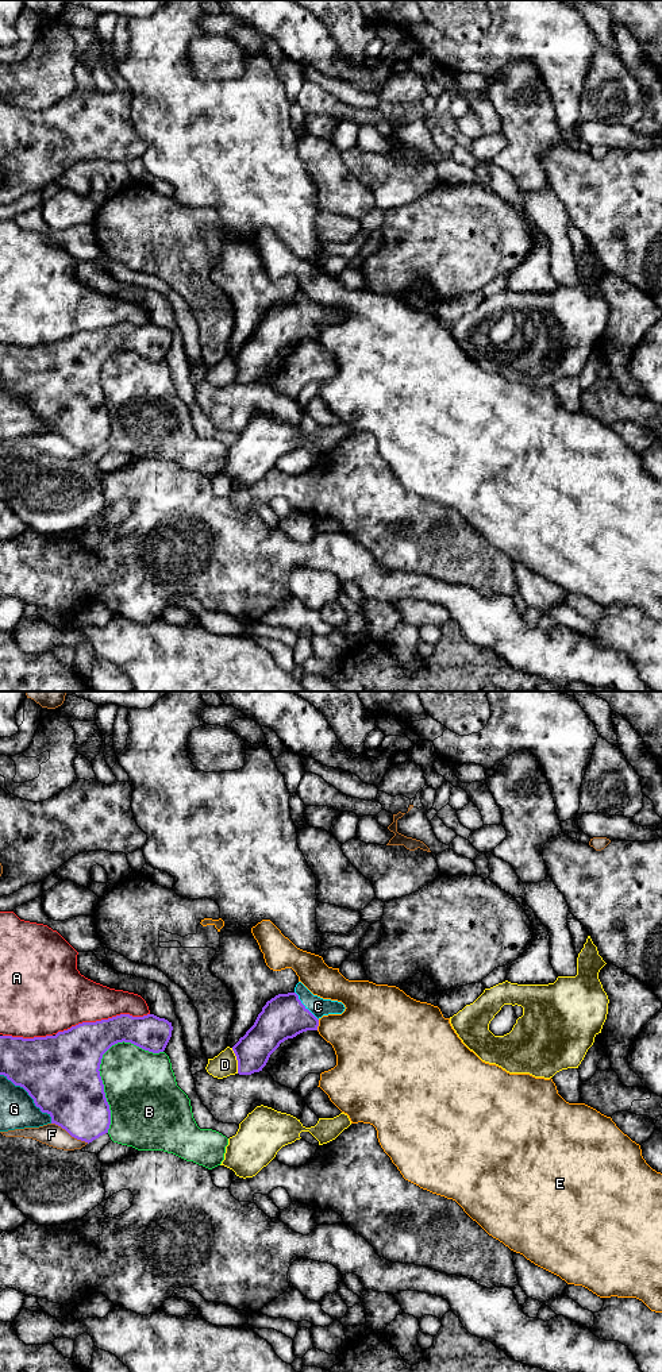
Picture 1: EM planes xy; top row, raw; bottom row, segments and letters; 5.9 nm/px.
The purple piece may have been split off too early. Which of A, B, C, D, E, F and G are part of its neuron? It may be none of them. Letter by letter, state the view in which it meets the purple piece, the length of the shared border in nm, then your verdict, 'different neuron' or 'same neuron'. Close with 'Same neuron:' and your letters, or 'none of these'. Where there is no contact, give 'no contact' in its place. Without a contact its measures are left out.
A: xy | 550 nm | different neuron
B: xy | 600 nm | different neuron
C: xy | 220 nm | same neuron
D: xy | 160 nm | different neuron
E: xy | 70 nm | different neuron
F: xy | 260 nm | different neuron
G: xy | 420 nm | different neuron
Same neuron: C

